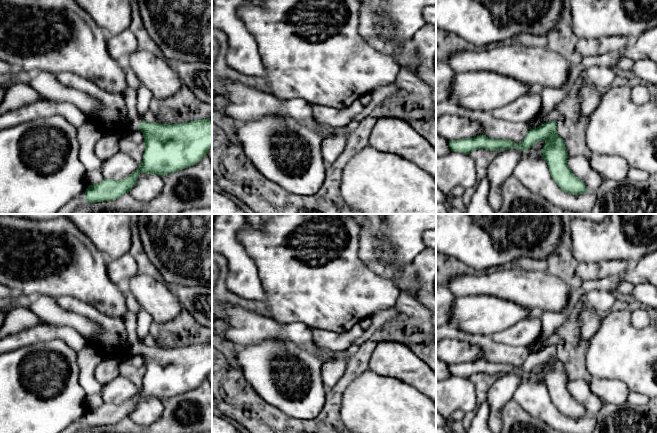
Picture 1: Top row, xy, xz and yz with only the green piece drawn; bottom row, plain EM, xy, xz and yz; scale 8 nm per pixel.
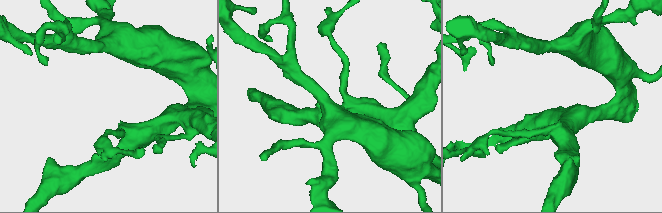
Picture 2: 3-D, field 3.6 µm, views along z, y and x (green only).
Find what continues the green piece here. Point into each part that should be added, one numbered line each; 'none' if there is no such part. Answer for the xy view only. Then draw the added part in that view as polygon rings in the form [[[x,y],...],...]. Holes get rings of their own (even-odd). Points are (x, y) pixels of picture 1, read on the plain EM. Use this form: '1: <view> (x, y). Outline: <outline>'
1: xy (130, 318). Outline: [[[128,311],[125,315],[125,327],[127,330],[127,340],[131,353],[138,353],[138,349],[142,347],[142,342],[138,339],[136,323],[136,313]]]

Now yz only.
none

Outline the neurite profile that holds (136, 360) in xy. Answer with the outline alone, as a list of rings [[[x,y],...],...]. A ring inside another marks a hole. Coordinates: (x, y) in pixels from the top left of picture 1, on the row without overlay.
[[[131,353],[131,355],[128,358],[129,358],[130,363],[134,367],[139,368],[139,367],[145,366],[143,357],[138,353]]]

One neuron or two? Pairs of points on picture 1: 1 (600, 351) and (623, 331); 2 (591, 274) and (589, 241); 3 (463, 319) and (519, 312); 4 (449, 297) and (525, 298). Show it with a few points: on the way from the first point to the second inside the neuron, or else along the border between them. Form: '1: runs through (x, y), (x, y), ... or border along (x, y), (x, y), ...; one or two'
1: runs through (606, 348), (617, 337); one
2: border along (613, 259), (579, 263); two
3: runs through (477, 314), (505, 314); one
4: border along (446, 285), (456, 296); two

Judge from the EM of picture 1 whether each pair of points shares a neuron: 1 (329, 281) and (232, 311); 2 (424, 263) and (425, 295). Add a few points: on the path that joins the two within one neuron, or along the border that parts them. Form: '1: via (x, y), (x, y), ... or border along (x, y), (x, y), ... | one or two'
1: border along (262, 316), (228, 305), (222, 319) | two
2: via (425, 271), (425, 287) | one

